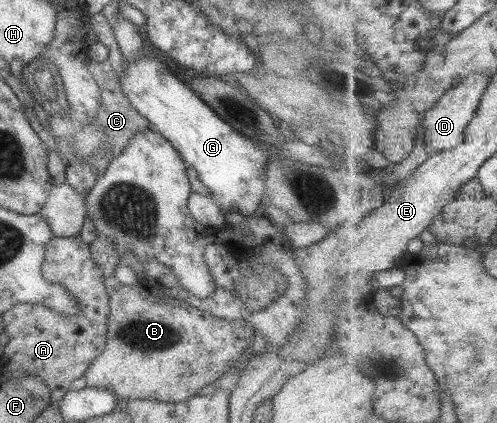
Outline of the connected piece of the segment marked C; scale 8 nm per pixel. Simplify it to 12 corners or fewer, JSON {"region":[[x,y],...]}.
{"region":[[86,58],[101,105],[74,132],[80,158],[104,145],[98,177],[136,132],[151,129],[107,61]]}

